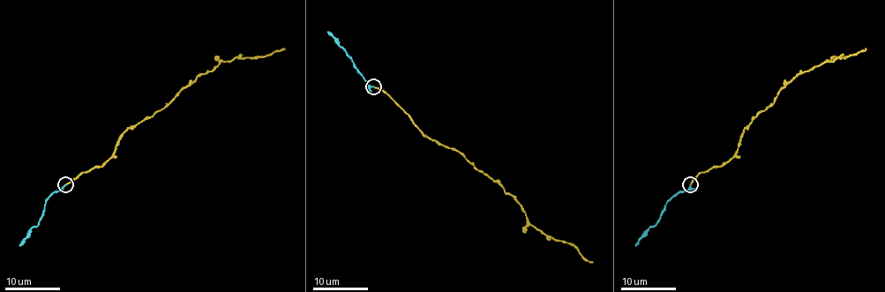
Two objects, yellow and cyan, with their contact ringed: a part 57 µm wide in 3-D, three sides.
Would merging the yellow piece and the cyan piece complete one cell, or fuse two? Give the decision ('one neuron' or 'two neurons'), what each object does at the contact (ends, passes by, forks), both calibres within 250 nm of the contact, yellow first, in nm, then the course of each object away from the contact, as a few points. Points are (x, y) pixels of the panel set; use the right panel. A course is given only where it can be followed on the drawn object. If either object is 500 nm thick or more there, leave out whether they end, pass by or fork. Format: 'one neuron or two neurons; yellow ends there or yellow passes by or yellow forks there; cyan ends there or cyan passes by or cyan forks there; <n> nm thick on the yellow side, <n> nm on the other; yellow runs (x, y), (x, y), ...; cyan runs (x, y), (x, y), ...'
one neuron; yellow ends there; cyan passes by; 170 nm thick on the yellow side, 150 nm on the other; yellow runs (690, 184), (701, 172), (720, 167), (735, 154), (744, 130), (796, 76), (828, 61), (856, 56), (866, 48); cyan runs (690, 184), (670, 199), (658, 221), (648, 229), (635, 246)

